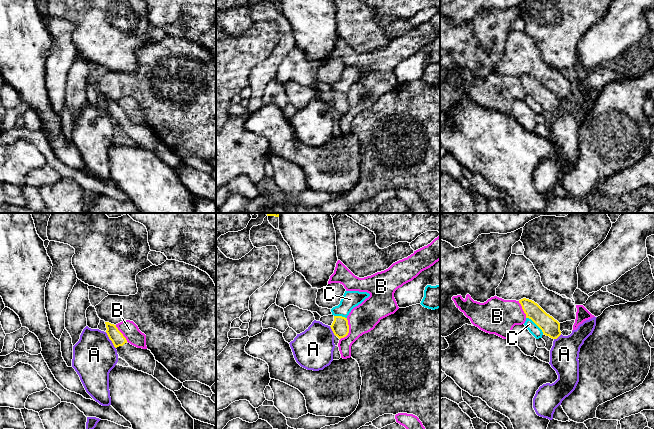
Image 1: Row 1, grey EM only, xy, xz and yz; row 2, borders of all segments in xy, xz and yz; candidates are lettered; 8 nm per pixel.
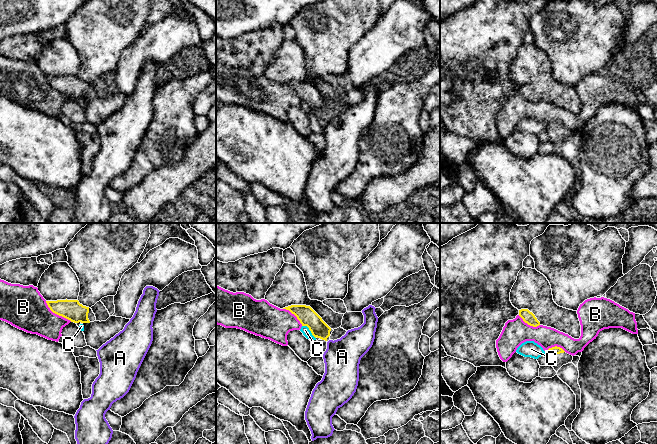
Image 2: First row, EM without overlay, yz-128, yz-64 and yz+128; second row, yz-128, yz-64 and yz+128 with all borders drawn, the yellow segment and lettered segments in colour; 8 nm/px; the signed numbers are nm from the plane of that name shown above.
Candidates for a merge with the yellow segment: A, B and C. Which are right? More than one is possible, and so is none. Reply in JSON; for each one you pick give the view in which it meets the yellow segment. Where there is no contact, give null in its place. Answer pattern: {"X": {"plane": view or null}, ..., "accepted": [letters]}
{"accepted": []}

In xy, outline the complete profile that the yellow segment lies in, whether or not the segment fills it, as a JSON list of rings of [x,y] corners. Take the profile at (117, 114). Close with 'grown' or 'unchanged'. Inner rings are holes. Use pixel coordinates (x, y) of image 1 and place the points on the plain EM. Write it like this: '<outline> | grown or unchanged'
[[[105,98],[105,100],[106,109],[116,124],[119,133],[125,136],[130,143],[153,152],[156,136],[151,127],[131,121],[116,101],[109,98]]] | grown

